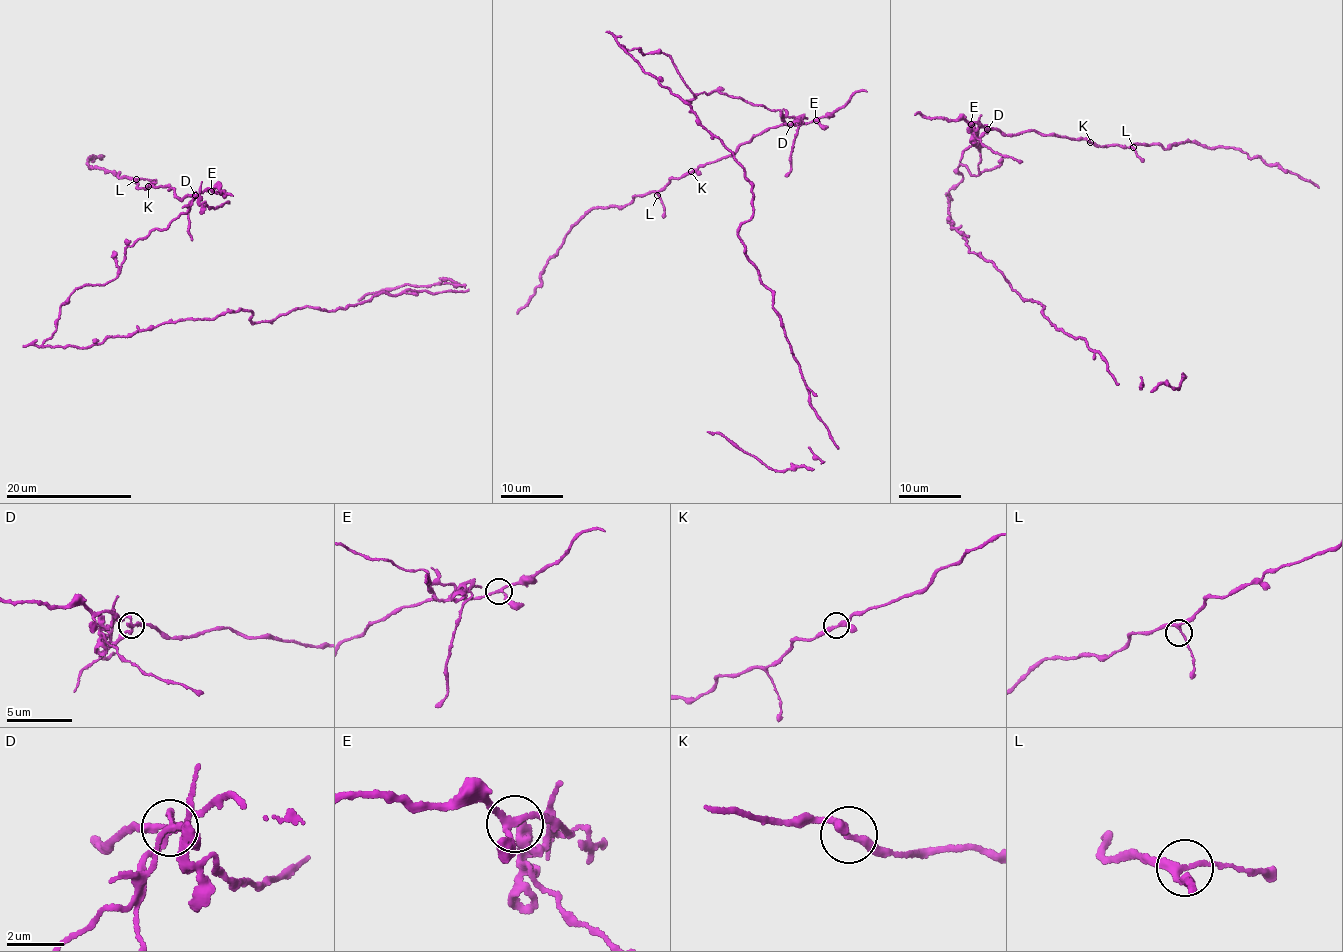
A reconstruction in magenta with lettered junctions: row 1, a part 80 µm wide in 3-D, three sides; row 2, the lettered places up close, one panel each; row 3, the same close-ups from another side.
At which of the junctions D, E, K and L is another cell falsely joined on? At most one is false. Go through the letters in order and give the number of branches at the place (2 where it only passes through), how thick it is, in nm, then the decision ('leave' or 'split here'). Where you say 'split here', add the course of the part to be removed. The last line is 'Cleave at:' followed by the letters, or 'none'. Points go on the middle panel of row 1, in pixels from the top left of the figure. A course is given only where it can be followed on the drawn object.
D: branches 3; calibre 180 nm; split here
E: branches 3; calibre 190 nm; leave
K: branches 3; calibre 220 nm; leave
L: branches 3; calibre 200 nm; leave
Cleave at: D

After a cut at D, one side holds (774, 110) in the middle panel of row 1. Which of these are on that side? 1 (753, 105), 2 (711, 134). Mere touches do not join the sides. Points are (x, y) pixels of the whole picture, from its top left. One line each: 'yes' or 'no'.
1: yes
2: yes

